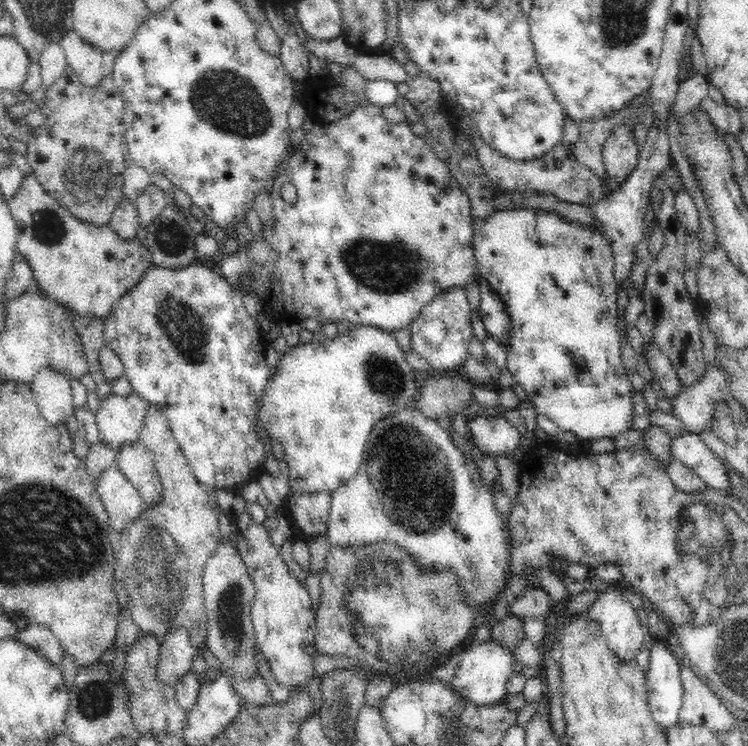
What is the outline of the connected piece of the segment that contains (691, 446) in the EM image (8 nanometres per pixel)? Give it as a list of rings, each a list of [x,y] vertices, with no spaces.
[[[688,434],[684,438],[676,438],[672,442],[672,459],[678,459],[688,468],[700,475],[700,479],[709,490],[727,493],[732,482],[726,470],[727,463],[718,457],[702,438],[696,434]]]

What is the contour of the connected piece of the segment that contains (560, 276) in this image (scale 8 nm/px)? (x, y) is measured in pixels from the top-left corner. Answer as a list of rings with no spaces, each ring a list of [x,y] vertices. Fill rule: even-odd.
[[[506,209],[499,210],[484,220],[479,221],[478,232],[475,234],[475,259],[479,265],[481,278],[487,280],[506,305],[511,318],[512,334],[507,342],[507,369],[514,376],[517,384],[525,390],[537,413],[546,415],[563,431],[572,432],[580,442],[593,442],[599,438],[614,438],[618,433],[630,429],[632,416],[632,384],[628,380],[626,369],[622,365],[622,346],[620,346],[620,331],[618,328],[618,283],[614,278],[614,259],[612,249],[606,236],[596,228],[565,222],[556,213],[536,209]]]

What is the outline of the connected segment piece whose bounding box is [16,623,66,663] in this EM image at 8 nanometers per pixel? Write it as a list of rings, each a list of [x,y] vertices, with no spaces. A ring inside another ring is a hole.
[[[24,623],[16,640],[40,651],[50,662],[60,663],[66,652],[57,636],[43,624]]]

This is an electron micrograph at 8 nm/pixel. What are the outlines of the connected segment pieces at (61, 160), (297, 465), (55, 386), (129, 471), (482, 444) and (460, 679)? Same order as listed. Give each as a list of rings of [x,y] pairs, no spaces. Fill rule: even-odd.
[[[69,65],[62,77],[45,90],[45,101],[39,109],[47,121],[35,129],[35,141],[26,144],[25,160],[45,192],[83,223],[97,227],[109,225],[116,207],[125,199],[123,172],[131,163],[125,142],[125,107],[123,94],[116,88],[112,76],[106,76],[96,88],[88,88],[80,83],[78,75]]]
[[[354,327],[342,334],[337,334],[334,338],[316,338],[310,340],[307,343],[300,343],[295,347],[286,348],[279,358],[279,363],[274,371],[271,372],[271,381],[267,386],[266,397],[263,398],[263,412],[260,413],[260,437],[270,438],[271,440],[278,441],[282,447],[284,447],[283,460],[290,468],[290,477],[288,483],[290,490],[300,491],[300,493],[314,493],[314,492],[328,492],[332,493],[336,488],[339,488],[342,484],[352,481],[352,478],[356,476],[362,463],[363,451],[366,447],[366,442],[370,437],[374,426],[378,422],[381,422],[384,418],[387,418],[393,412],[400,411],[406,408],[414,408],[417,402],[417,398],[420,394],[420,387],[418,387],[418,381],[414,377],[418,370],[412,370],[408,365],[408,362],[404,359],[404,352],[402,348],[398,346],[396,338],[392,336],[391,331],[382,330],[378,327]]]
[[[52,367],[36,373],[30,390],[42,417],[50,425],[65,424],[66,418],[75,414],[70,379]]]
[[[140,440],[134,444],[124,445],[116,454],[115,464],[140,492],[147,508],[158,504],[164,498],[164,487],[153,454]]]
[[[504,416],[471,418],[468,428],[473,436],[472,445],[482,451],[482,455],[492,458],[514,451],[523,437],[523,430],[511,426]]]
[[[489,640],[478,642],[478,644],[469,643],[459,653],[461,661],[454,678],[451,680],[451,685],[455,686],[455,690],[458,690],[463,698],[470,698],[472,702],[484,705],[505,698],[508,678],[516,673],[513,667],[515,656],[509,648],[495,640]]]

